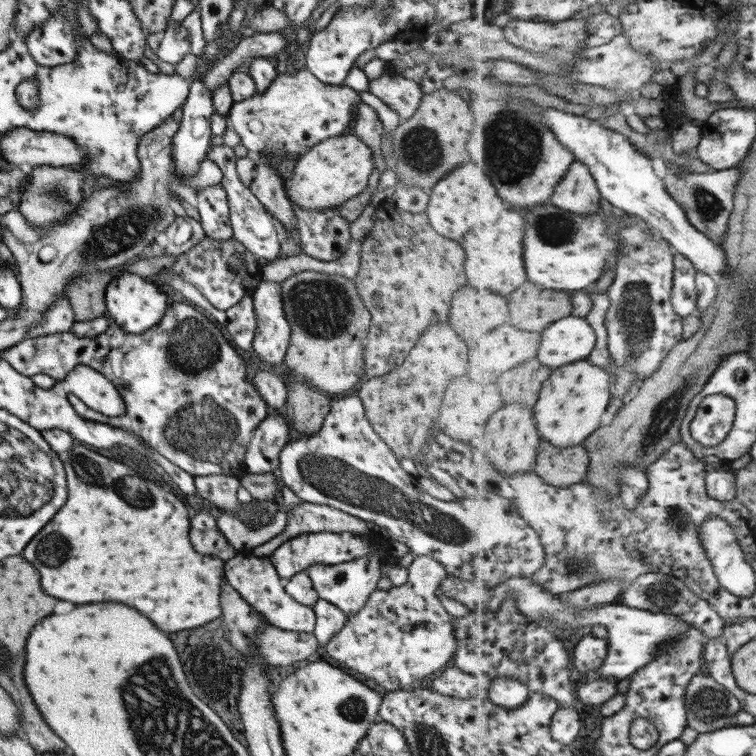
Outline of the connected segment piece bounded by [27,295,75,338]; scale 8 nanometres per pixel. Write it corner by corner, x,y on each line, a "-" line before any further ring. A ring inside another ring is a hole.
65,296
56,301
41,318
41,322
37,326
31,326
27,330
27,338
37,337
39,335
49,335
51,333
62,333
69,331
73,325
74,314
69,306
69,302

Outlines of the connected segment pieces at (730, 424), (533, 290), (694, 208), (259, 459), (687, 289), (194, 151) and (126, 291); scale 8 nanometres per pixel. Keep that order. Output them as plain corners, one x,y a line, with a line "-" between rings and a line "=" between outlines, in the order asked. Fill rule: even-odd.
729,395
706,396
690,426
694,440
708,447
726,440
734,427
736,405
737,401
=
527,282
519,292
515,292
515,296
509,296
511,322
521,330
542,333
549,324
572,314
574,294
543,289
=
668,163
666,166
667,190
671,197
686,210
693,227
699,229
700,232
707,233
707,237
722,245
730,228
730,217
735,208
735,194
744,170
731,168
707,173
679,175
676,168
670,168
=
266,414
257,424
245,451
247,473
276,472
279,451
294,438
287,418
280,414
=
677,254
674,263
673,307
683,318
698,314
699,294
696,288
698,268
681,254
=
191,80
188,86
188,93
181,106
181,121
177,127
177,131
171,137
171,155
170,162
172,165
172,174
179,181
189,181
193,174
197,173
200,163
206,156
208,149
209,136
209,121
211,115
214,113
211,104
211,93
203,88
200,80
=
123,270
106,285
104,291
105,308
109,314
109,320
115,323
117,328
123,329
125,333
139,334
151,326
155,326
163,317
165,305
169,302
167,294
167,291
148,284
143,277

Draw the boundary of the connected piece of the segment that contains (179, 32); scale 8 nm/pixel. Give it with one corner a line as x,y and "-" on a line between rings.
168,21
160,35
157,49
153,50
159,60
174,65
189,52
188,32
181,26
181,21

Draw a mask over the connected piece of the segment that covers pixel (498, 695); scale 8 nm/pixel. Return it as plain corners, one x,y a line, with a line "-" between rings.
497,676
492,680
488,699
508,710
516,710
524,706
532,694
529,685
524,684
521,680

